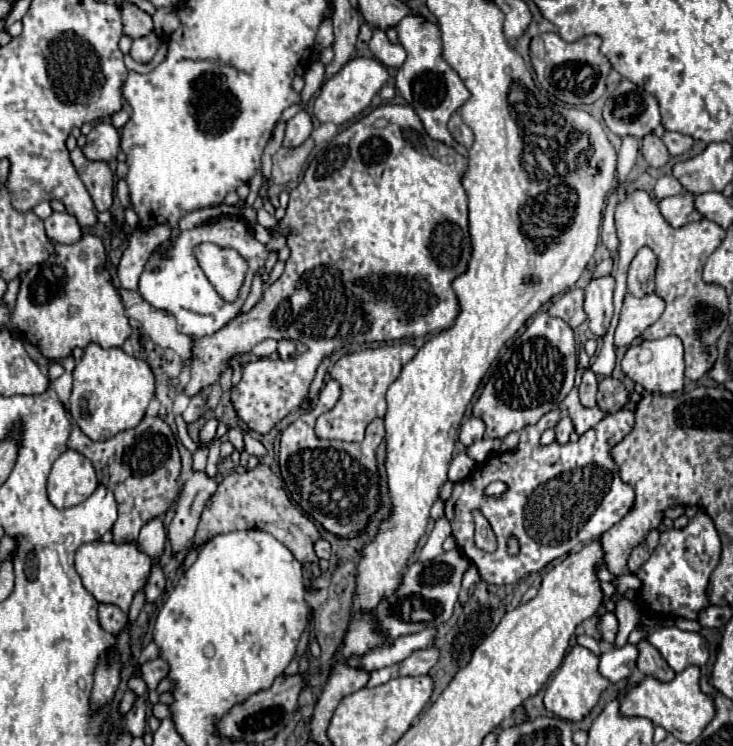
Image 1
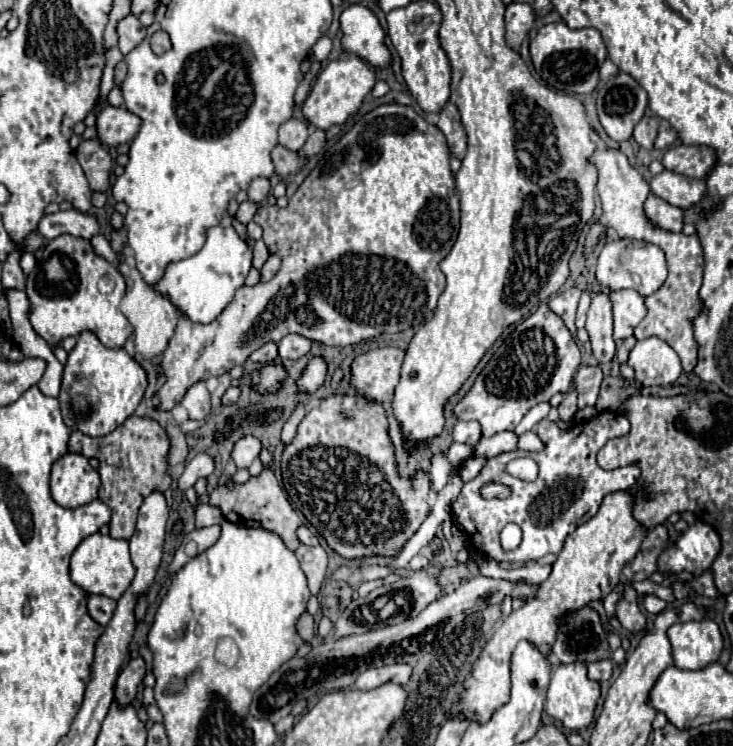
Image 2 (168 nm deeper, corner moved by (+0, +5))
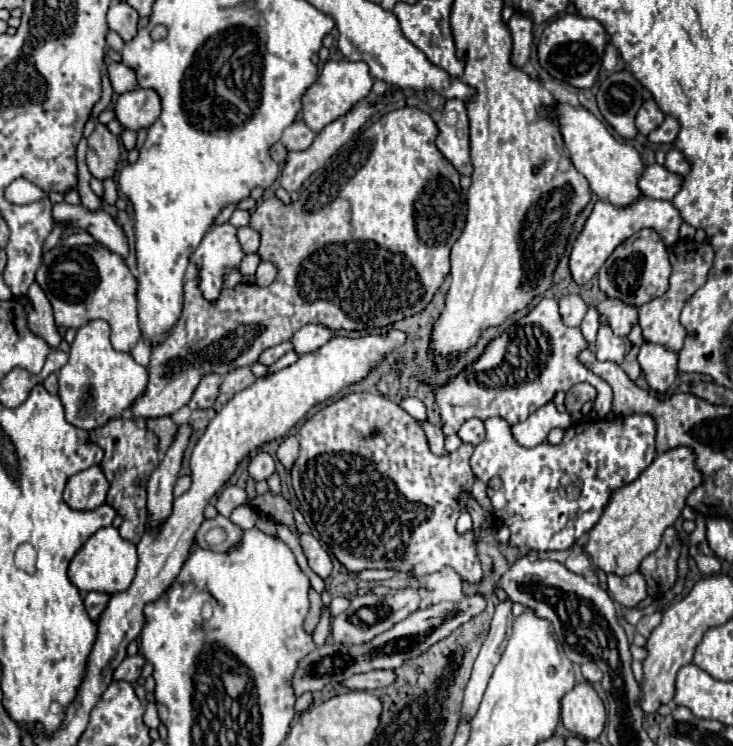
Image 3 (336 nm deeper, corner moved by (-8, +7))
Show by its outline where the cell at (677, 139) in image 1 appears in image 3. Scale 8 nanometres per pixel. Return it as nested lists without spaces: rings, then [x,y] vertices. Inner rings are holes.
[[[666,116],[666,120],[662,122],[662,126],[656,128],[654,132],[650,132],[648,140],[650,140],[652,144],[656,144],[656,146],[660,146],[660,144],[672,144],[672,142],[676,140],[678,132],[680,132],[678,120],[674,120],[672,116]]]

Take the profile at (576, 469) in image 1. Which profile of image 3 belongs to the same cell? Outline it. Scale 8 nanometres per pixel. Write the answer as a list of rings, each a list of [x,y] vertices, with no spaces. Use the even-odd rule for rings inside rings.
[[[632,414],[632,416],[614,416],[614,418],[600,418],[600,420],[582,420],[578,426],[570,426],[564,432],[562,444],[550,446],[548,442],[542,442],[536,448],[524,448],[520,446],[512,434],[510,426],[504,420],[490,418],[486,424],[486,440],[476,446],[470,466],[472,472],[480,480],[490,480],[492,476],[502,478],[500,490],[488,488],[488,500],[492,502],[492,510],[498,524],[504,524],[510,528],[510,546],[514,548],[528,548],[538,552],[548,550],[568,550],[572,544],[588,532],[600,518],[604,506],[608,504],[608,498],[612,490],[622,488],[636,480],[654,460],[654,434],[656,426],[654,420],[646,414]]]

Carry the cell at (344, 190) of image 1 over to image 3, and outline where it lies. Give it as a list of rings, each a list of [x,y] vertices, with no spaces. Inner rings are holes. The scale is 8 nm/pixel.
[[[398,108],[392,110],[388,114],[384,114],[380,120],[372,122],[368,128],[364,128],[360,134],[356,134],[342,150],[340,154],[324,168],[324,172],[304,190],[300,192],[300,198],[292,204],[284,204],[282,200],[278,200],[276,196],[262,200],[258,204],[258,208],[252,212],[250,218],[250,226],[256,228],[262,236],[258,254],[262,260],[270,260],[278,266],[278,276],[276,280],[262,288],[256,284],[236,284],[234,288],[224,288],[222,296],[218,298],[218,304],[210,304],[206,300],[202,300],[202,294],[198,292],[198,280],[190,280],[184,284],[184,308],[182,314],[176,322],[176,326],[172,328],[172,334],[168,336],[168,340],[164,340],[162,344],[154,346],[152,352],[152,360],[150,360],[150,382],[146,386],[146,394],[140,396],[134,406],[132,406],[132,414],[136,418],[158,418],[158,416],[172,416],[176,410],[180,410],[184,404],[190,402],[192,392],[196,390],[198,382],[206,376],[206,374],[226,374],[232,372],[240,366],[250,366],[254,362],[258,362],[258,356],[262,354],[262,350],[272,348],[280,342],[292,340],[292,334],[296,330],[300,330],[306,324],[322,324],[332,332],[338,330],[346,330],[346,332],[362,332],[368,328],[386,328],[392,326],[394,322],[402,320],[402,318],[410,318],[420,314],[434,298],[436,290],[442,286],[442,282],[446,280],[446,276],[450,274],[450,262],[448,262],[448,254],[450,254],[450,244],[454,244],[466,224],[466,194],[460,188],[460,174],[456,172],[456,168],[440,154],[440,150],[436,148],[436,136],[438,136],[438,126],[434,124],[434,120],[430,118],[430,114],[418,110],[418,108]]]

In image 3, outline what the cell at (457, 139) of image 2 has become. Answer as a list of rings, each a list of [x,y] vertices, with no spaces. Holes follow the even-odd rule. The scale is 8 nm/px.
[[[458,98],[446,100],[442,120],[438,122],[438,130],[440,130],[436,138],[438,150],[452,162],[452,166],[460,174],[470,176],[472,164],[470,164],[470,140],[468,140],[468,116],[466,116],[466,106],[462,100]]]

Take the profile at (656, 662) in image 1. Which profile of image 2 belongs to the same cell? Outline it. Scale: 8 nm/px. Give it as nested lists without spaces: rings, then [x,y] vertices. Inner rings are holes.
[[[624,582],[624,596],[616,604],[616,618],[626,630],[634,634],[642,634],[646,626],[646,616],[638,604],[638,592],[628,582]]]

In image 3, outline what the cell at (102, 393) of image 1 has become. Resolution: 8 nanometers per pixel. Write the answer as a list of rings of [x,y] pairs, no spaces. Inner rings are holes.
[[[92,320],[82,326],[70,346],[70,358],[58,376],[58,396],[66,408],[66,420],[82,430],[104,426],[112,418],[120,418],[148,386],[148,370],[130,354],[116,352],[110,344],[110,326],[104,320]]]

